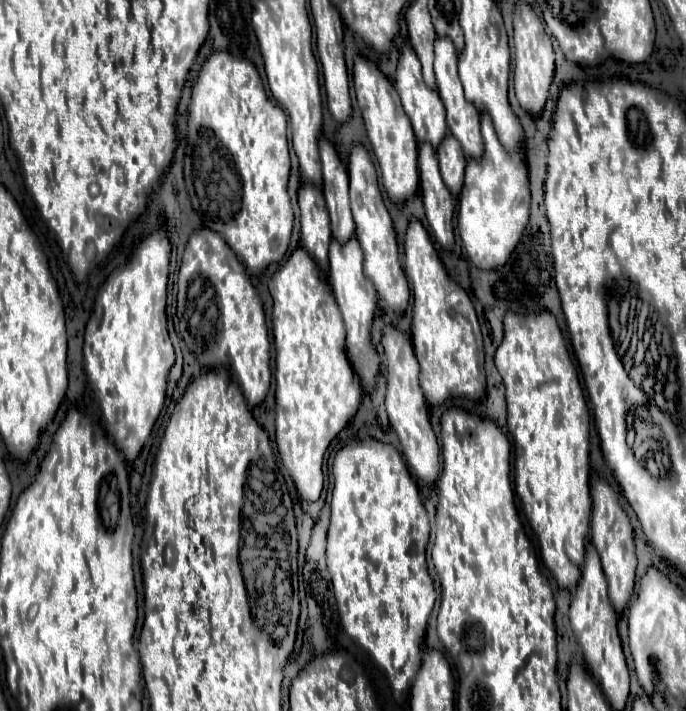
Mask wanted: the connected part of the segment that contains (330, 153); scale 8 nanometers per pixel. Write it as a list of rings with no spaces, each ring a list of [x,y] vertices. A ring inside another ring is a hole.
[[[327,137],[319,139],[323,165],[323,195],[331,217],[331,231],[337,241],[349,241],[355,233],[355,221],[349,205],[349,177],[333,143]]]

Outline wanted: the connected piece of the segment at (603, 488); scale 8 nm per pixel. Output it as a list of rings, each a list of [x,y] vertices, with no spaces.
[[[599,479],[593,485],[593,519],[591,519],[591,541],[599,551],[601,563],[603,563],[603,571],[609,583],[609,597],[613,607],[621,613],[625,609],[625,605],[629,603],[629,597],[633,593],[635,587],[635,567],[637,567],[637,559],[635,559],[635,543],[633,543],[633,527],[629,523],[629,517],[625,513],[625,509],[619,503],[619,493],[605,481]]]

